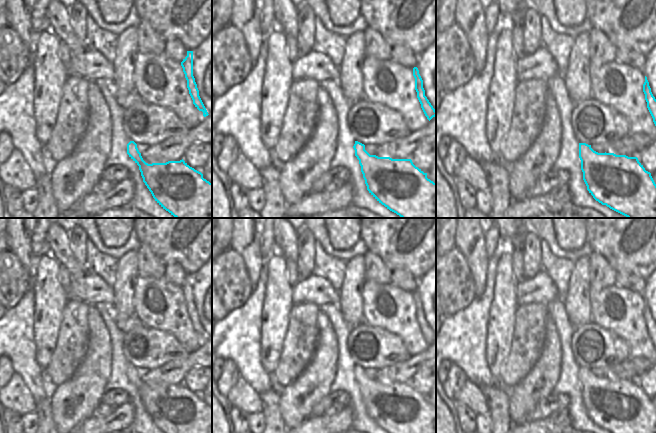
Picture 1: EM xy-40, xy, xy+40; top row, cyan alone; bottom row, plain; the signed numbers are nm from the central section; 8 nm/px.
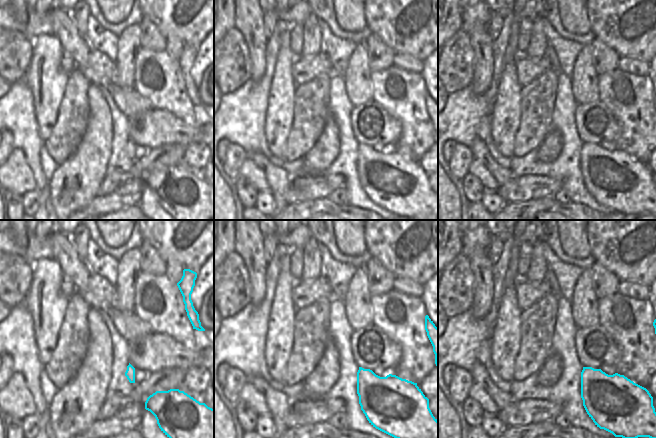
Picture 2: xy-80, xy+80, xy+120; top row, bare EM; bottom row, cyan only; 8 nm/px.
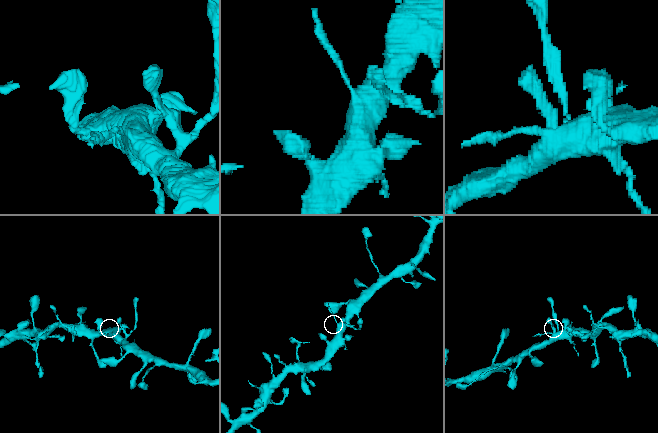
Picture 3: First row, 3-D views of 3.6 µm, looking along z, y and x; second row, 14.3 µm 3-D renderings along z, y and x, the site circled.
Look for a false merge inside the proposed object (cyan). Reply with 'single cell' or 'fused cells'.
single cell

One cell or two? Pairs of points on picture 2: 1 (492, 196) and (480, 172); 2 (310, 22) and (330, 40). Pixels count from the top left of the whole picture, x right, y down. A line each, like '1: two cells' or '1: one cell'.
1: two cells
2: two cells

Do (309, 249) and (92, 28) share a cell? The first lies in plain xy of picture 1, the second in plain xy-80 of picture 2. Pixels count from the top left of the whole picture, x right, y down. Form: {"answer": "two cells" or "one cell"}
{"answer": "two cells"}

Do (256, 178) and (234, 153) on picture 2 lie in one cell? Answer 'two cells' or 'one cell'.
one cell

